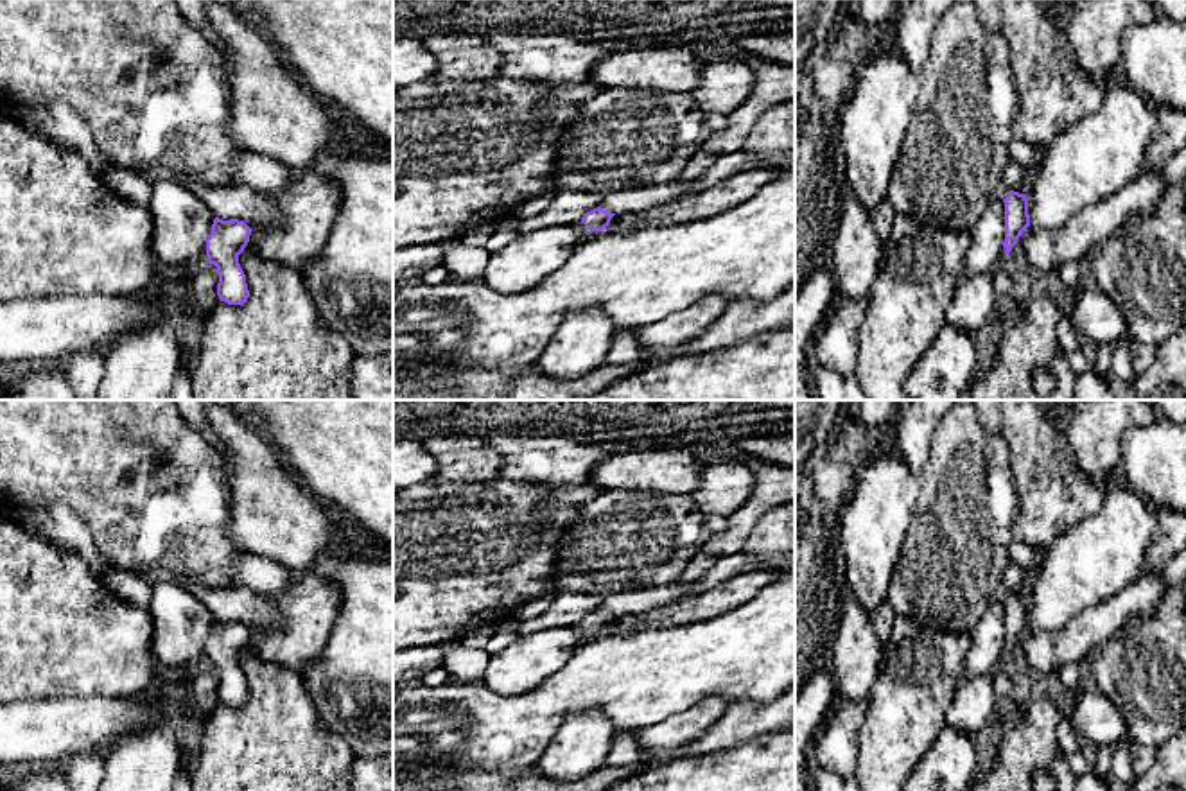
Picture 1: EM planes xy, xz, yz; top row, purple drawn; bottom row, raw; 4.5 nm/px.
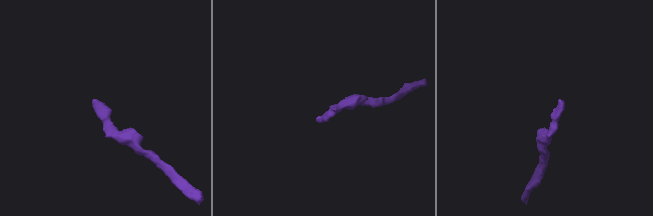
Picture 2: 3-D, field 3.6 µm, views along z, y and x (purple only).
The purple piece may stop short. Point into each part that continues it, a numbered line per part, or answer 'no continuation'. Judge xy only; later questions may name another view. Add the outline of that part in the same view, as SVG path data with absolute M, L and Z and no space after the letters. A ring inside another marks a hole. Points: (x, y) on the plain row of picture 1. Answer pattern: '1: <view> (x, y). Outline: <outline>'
no continuation

